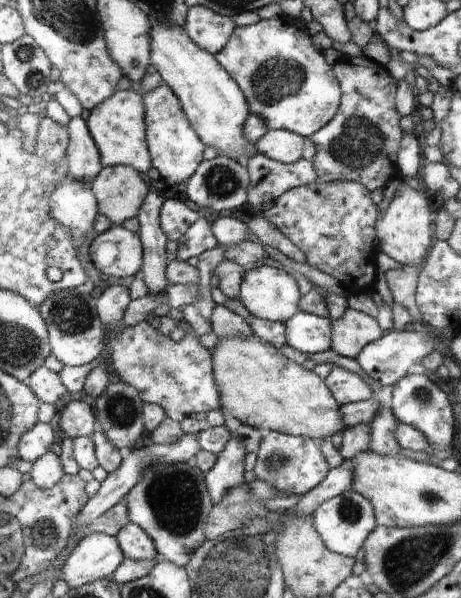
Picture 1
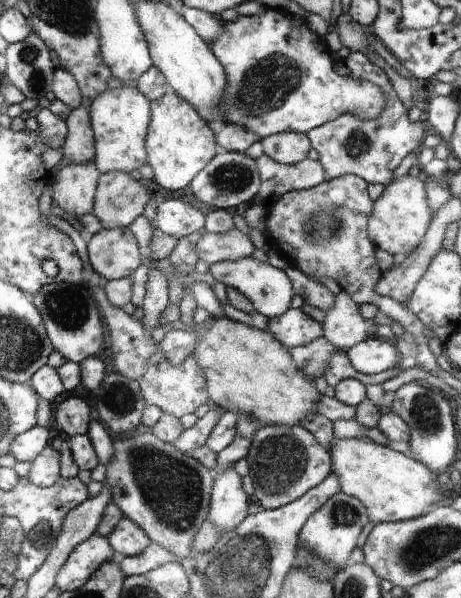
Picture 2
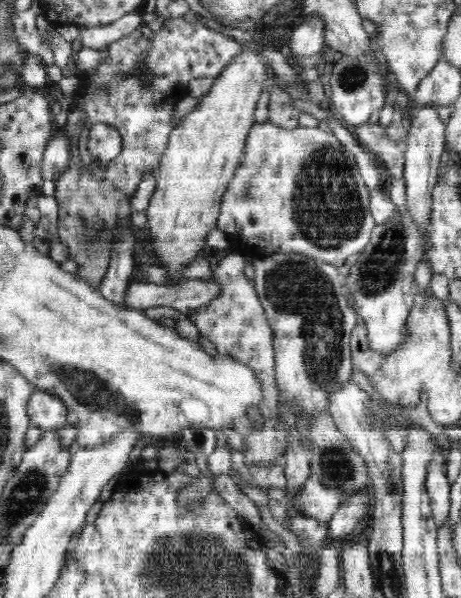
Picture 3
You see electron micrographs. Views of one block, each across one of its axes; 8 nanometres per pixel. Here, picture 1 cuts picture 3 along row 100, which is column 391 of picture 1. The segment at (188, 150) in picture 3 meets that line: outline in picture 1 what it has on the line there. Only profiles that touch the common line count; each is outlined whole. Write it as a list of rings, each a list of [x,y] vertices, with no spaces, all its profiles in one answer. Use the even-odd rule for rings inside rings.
[[[404,182],[400,194],[394,195],[388,208],[381,212],[380,220],[376,223],[376,238],[381,251],[394,258],[402,265],[411,266],[420,263],[432,244],[432,210],[430,202],[424,196],[422,186],[418,189],[411,188]]]

